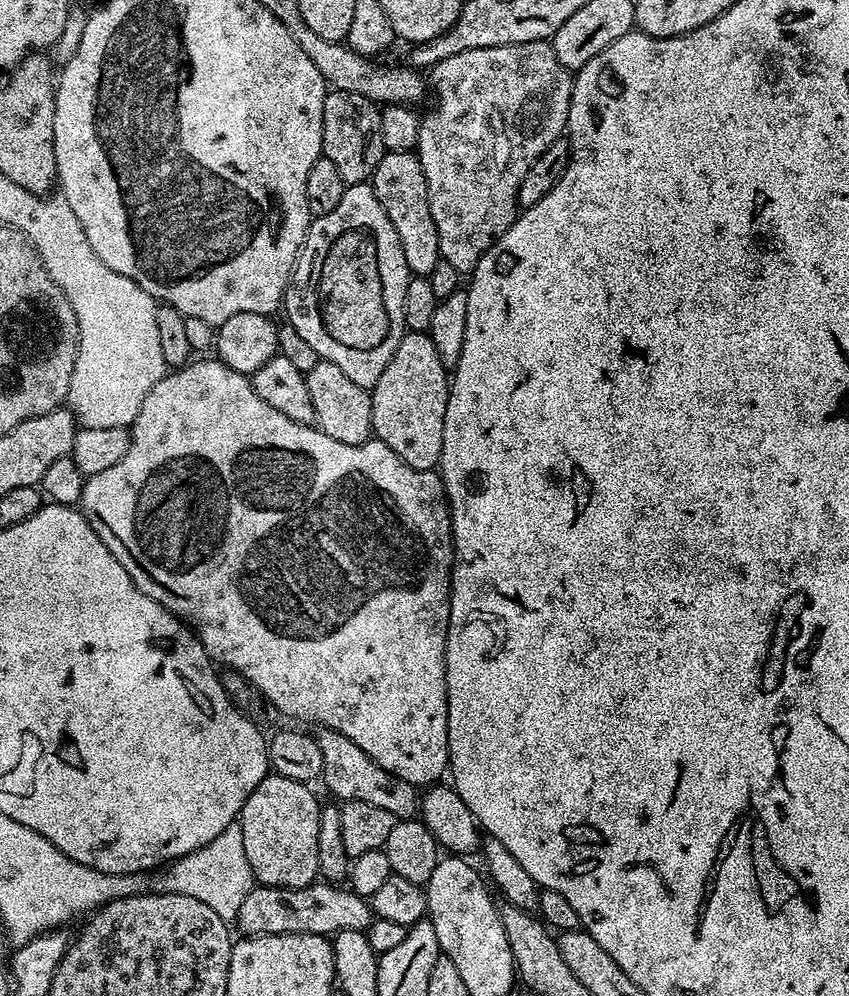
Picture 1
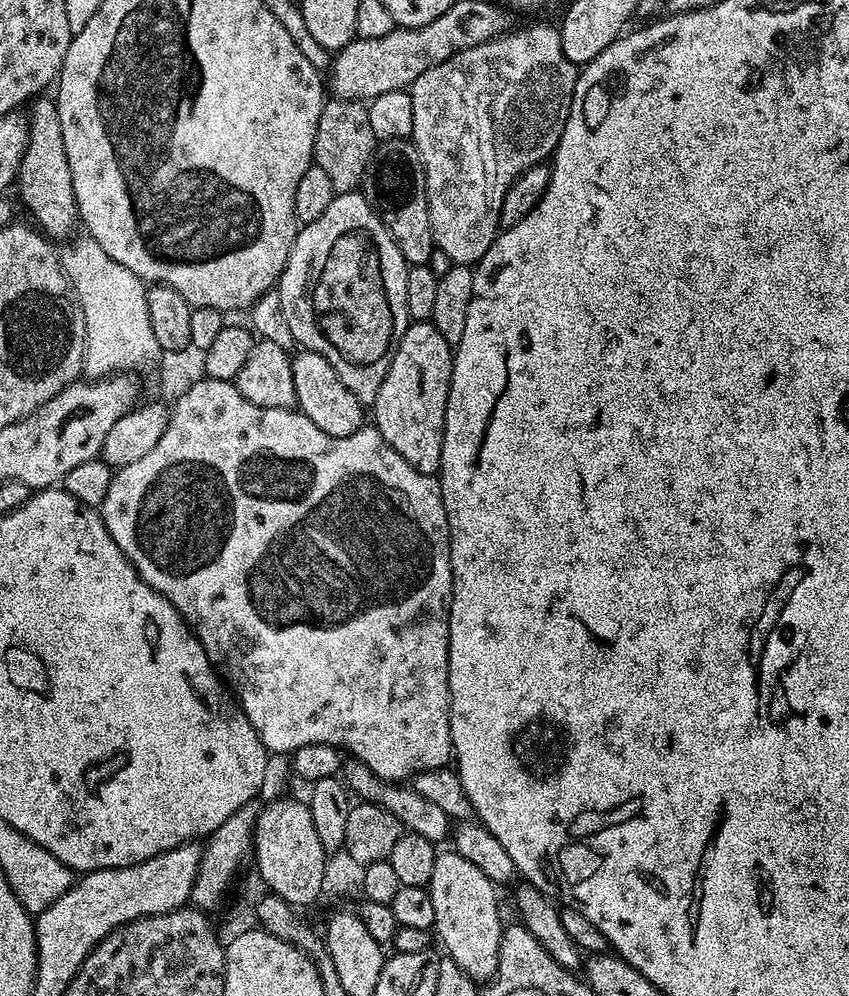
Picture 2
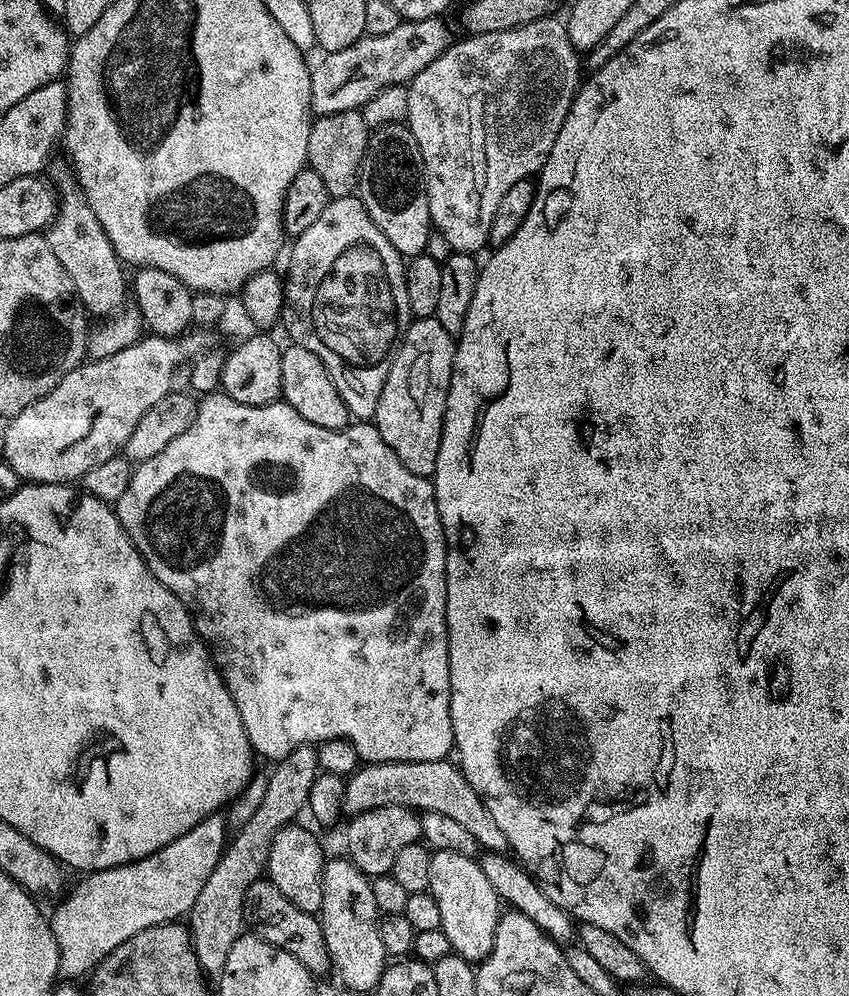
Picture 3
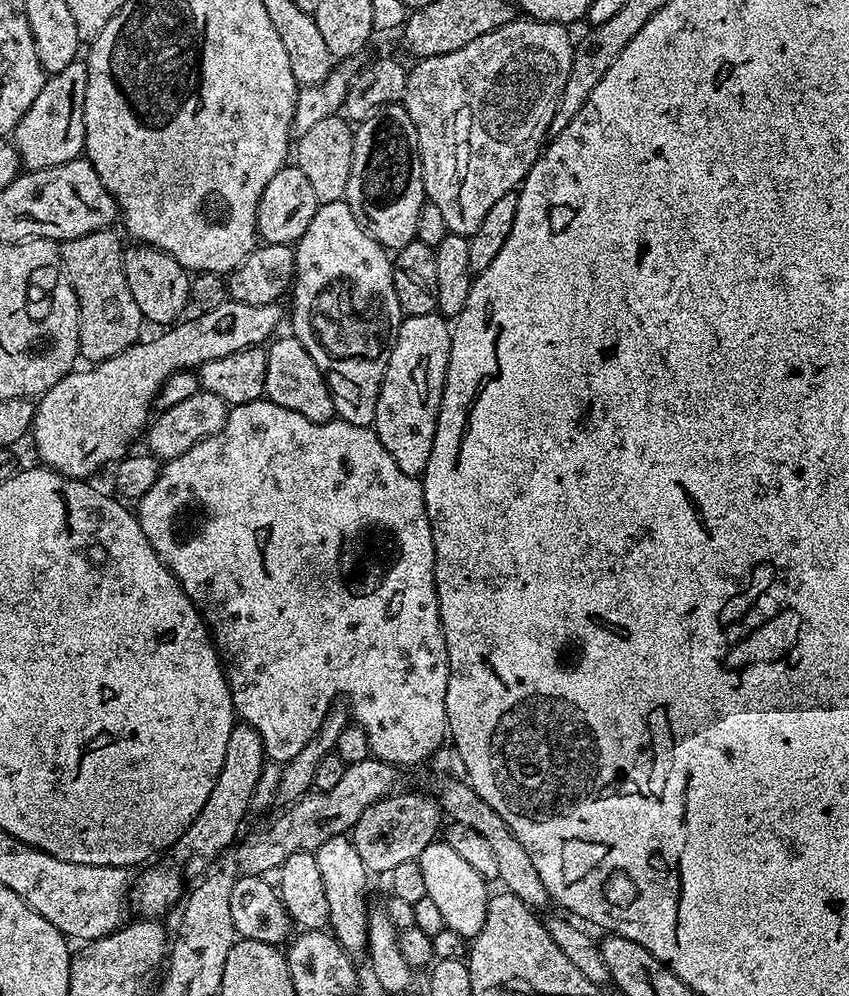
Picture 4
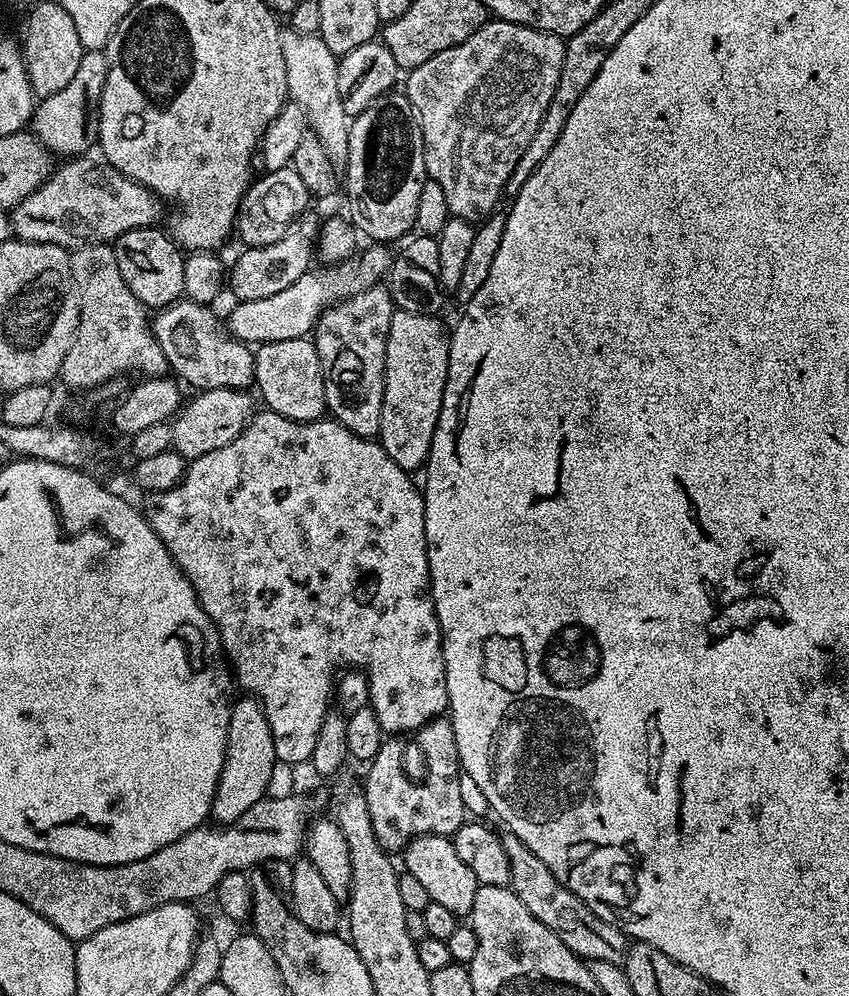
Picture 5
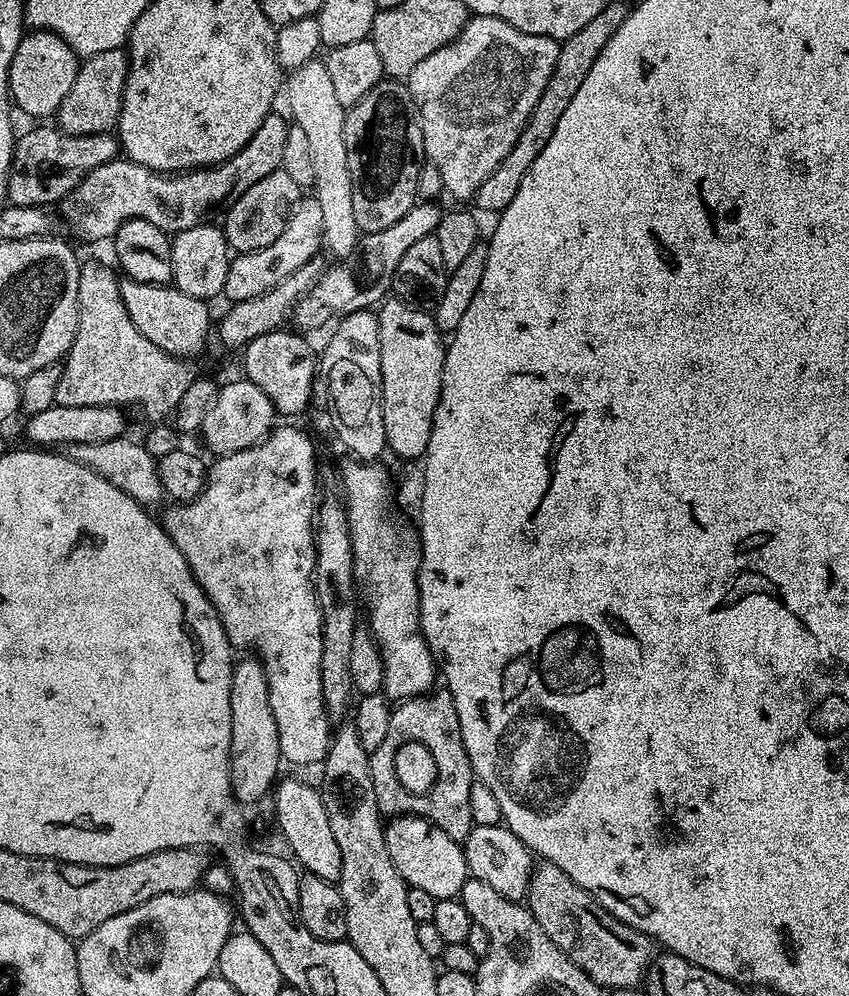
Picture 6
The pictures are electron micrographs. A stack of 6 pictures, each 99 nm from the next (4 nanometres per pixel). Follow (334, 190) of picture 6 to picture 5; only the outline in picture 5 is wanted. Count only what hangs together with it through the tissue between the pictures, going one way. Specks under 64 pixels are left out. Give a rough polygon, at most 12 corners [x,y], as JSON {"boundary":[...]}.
{"boundary":[[280,29],[291,103],[332,163],[347,165],[350,117],[338,57],[319,34]]}

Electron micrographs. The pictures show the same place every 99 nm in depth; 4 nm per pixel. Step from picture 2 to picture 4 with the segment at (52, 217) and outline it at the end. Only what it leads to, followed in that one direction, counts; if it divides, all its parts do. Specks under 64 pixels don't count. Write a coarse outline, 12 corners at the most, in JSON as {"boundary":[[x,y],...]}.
{"boundary":[[115,231],[59,245],[80,303],[80,356],[99,362],[146,321]]}

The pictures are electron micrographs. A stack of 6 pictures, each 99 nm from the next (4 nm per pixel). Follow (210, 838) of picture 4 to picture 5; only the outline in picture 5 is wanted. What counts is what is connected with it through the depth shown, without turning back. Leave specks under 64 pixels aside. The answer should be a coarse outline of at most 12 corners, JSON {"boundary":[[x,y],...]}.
{"boundary":[[255,698],[230,710],[210,813],[235,824],[268,796],[274,734]]}

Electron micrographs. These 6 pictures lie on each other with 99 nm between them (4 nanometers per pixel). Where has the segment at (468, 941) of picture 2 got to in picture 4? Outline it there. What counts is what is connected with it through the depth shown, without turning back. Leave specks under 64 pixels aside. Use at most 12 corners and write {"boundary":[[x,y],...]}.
{"boundary":[[450,846],[419,859],[445,928],[465,938],[486,922],[489,885]]}

